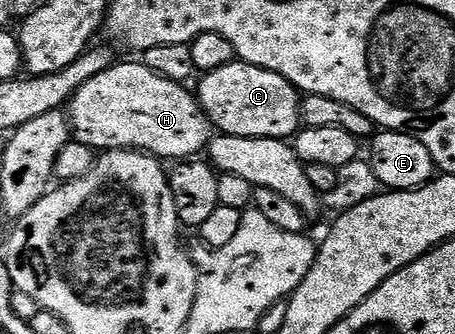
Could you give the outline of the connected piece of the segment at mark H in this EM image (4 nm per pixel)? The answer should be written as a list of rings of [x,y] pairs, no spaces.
[[[140,60],[114,63],[107,71],[95,75],[95,79],[87,79],[83,87],[75,91],[75,95],[67,106],[67,116],[72,136],[89,149],[108,151],[111,149],[140,149],[152,153],[158,159],[165,157],[181,157],[177,159],[193,159],[204,154],[210,141],[215,136],[213,125],[205,114],[196,96],[189,93],[184,84],[171,79],[163,79],[155,71],[151,71]]]

